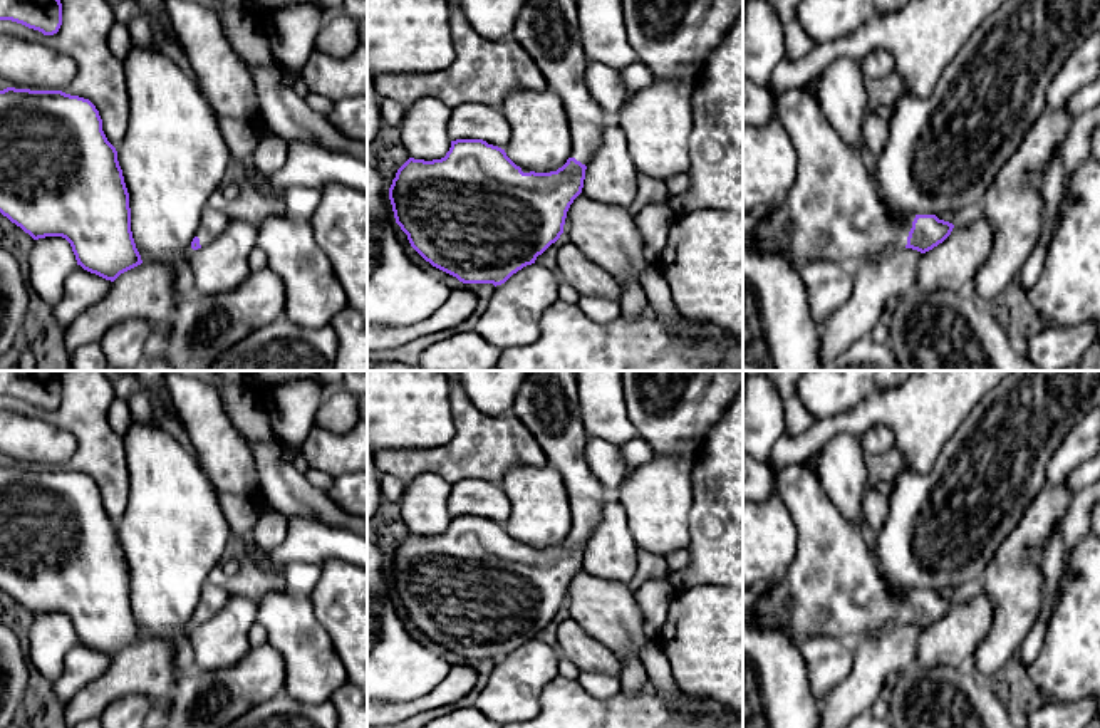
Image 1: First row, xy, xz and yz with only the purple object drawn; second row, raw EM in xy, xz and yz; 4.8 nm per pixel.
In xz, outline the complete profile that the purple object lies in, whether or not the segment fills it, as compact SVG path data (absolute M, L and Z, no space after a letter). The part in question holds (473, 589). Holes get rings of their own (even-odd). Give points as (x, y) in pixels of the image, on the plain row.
M530 371L510 413L533 433L565 481L572 508L567 538L550 549L523 549L505 525L483 515L456 515L441 535L409 533L389 564L396 599L411 622L463 659L501 661L560 614L567 587L582 569L587 540L610 500L585 456L590 436L582 423L575 371Z

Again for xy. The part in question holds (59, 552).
M0 466L0 589L34 616L65 614L77 641L114 658L121 649L143 639L131 607L129 569L116 523L102 507L96 481L62 466Z

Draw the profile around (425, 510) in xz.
M419 473L406 485L399 503L409 533L433 537L446 532L451 523L451 486L438 473Z

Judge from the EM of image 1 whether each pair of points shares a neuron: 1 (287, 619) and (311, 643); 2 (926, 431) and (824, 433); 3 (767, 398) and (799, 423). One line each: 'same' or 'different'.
1: same
2: same
3: different

